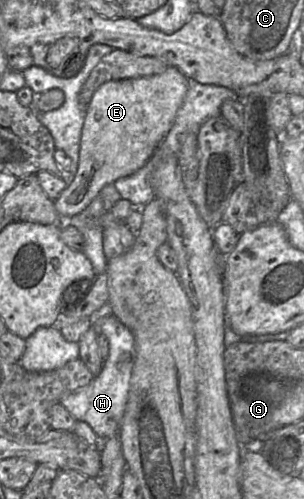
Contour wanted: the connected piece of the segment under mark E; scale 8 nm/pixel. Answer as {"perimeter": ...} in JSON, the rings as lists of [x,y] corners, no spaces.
{"perimeter":[[[168,66],[162,73],[152,76],[108,81],[96,89],[86,108],[77,172],[72,183],[54,200],[62,224],[84,211],[103,187],[135,173],[148,162],[170,131],[187,90],[188,78],[174,66]]]}

